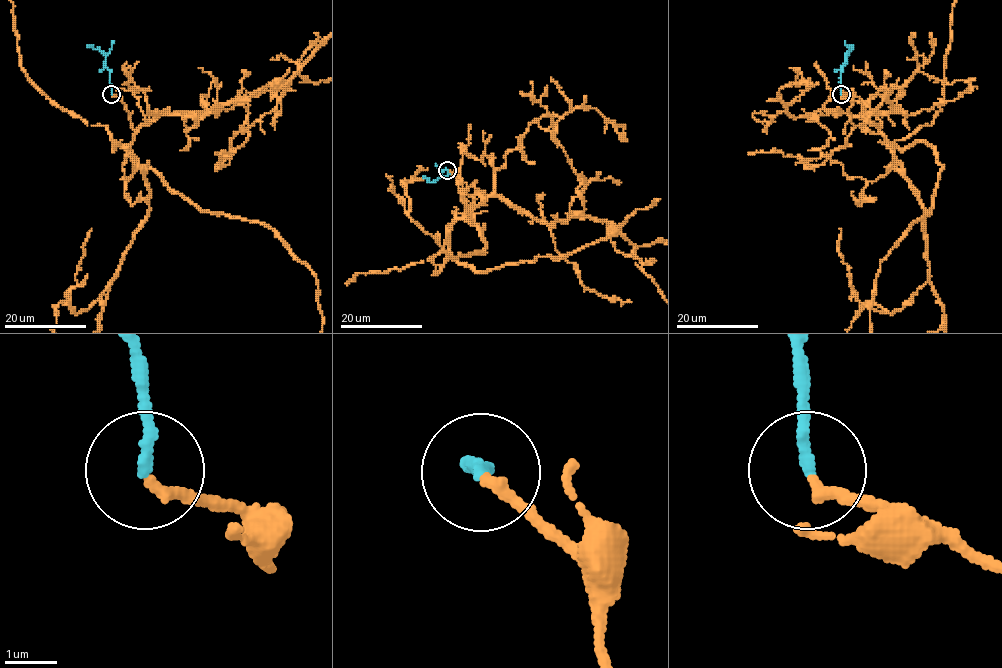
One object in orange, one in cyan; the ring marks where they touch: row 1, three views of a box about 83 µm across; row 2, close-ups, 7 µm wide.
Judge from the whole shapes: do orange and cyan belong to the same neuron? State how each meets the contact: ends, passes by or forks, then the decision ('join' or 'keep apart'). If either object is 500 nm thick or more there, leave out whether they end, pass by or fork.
orange ends | cyan ends | join

